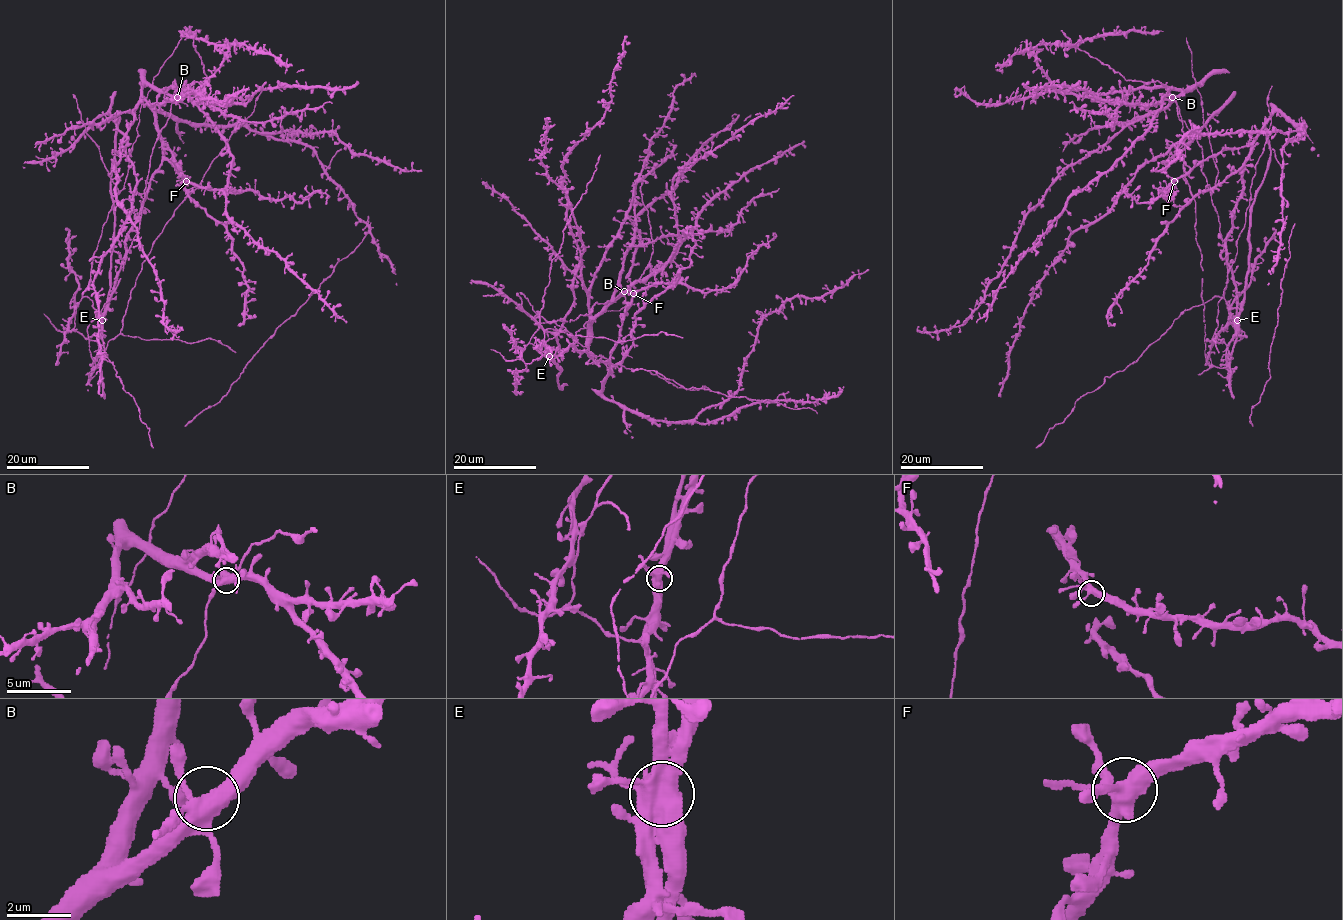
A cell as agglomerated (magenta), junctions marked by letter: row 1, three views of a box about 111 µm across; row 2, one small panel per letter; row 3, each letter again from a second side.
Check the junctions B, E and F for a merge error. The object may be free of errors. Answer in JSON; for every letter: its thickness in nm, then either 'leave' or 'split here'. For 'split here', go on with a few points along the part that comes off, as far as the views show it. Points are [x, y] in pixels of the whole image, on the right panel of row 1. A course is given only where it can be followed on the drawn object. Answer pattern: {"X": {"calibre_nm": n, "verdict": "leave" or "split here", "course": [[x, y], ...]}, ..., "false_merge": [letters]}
{"B": {"calibre_nm": 460, "verdict": "leave"}, "E": {"calibre_nm": 600, "verdict": "leave"}, "F": {"calibre_nm": 460, "verdict": "leave"}, "false_merge": []}

